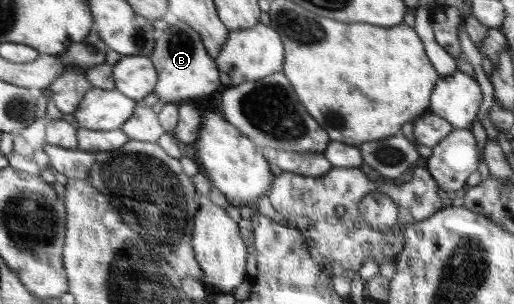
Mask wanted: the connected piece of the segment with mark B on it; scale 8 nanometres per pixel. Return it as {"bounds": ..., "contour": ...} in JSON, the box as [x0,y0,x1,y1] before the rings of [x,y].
{"bounds":[149,20,220,104],"contour":[[[178,20],[164,31],[160,31],[149,56],[156,65],[159,81],[155,89],[158,100],[168,104],[179,104],[183,101],[195,100],[204,95],[211,94],[220,87],[220,69],[215,59],[209,55],[201,35],[188,23]]]}

